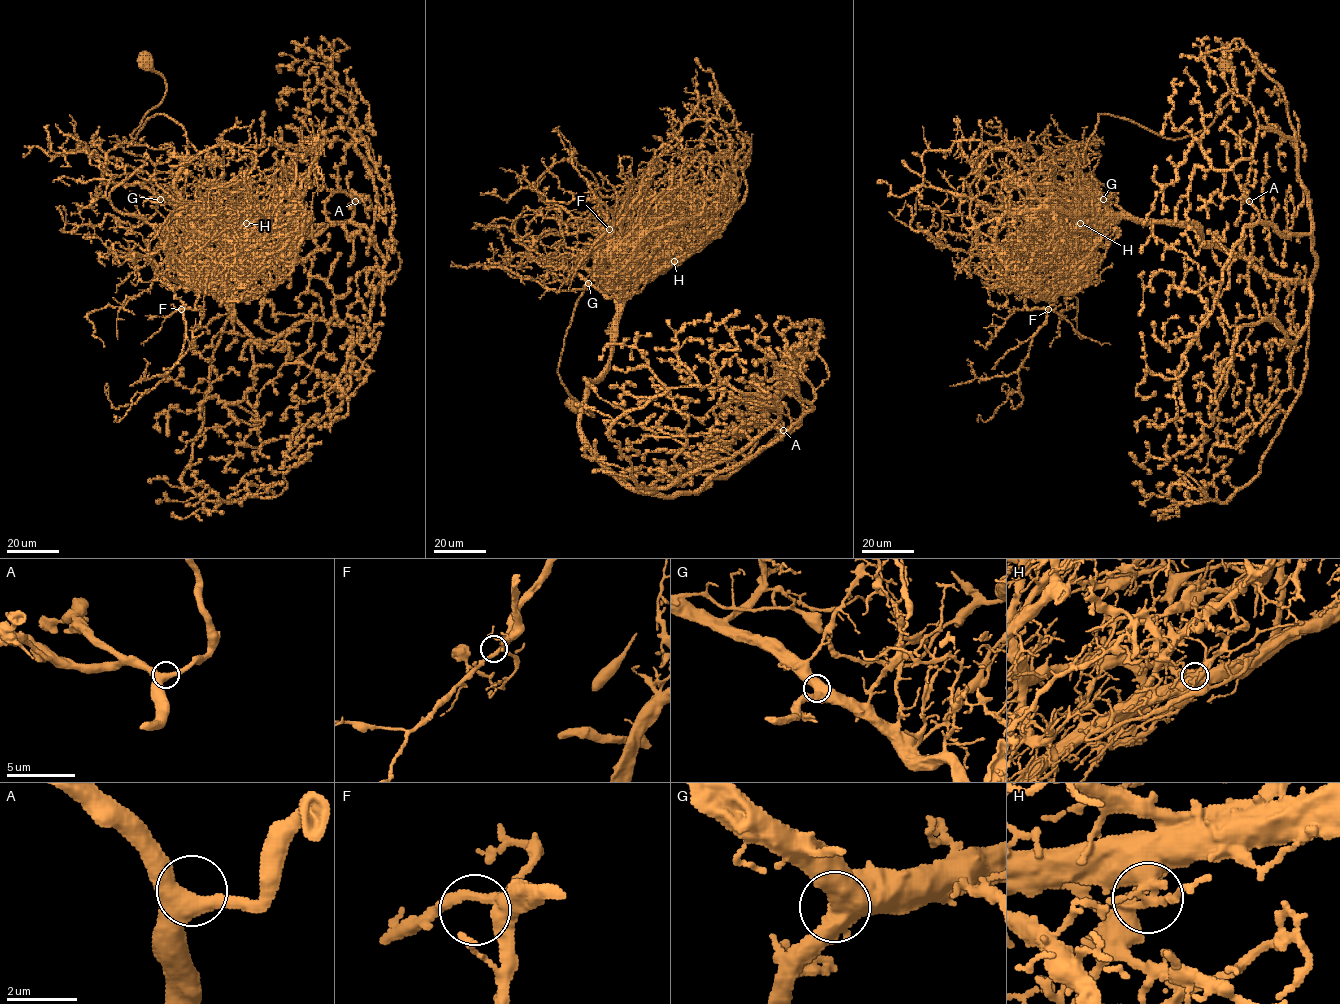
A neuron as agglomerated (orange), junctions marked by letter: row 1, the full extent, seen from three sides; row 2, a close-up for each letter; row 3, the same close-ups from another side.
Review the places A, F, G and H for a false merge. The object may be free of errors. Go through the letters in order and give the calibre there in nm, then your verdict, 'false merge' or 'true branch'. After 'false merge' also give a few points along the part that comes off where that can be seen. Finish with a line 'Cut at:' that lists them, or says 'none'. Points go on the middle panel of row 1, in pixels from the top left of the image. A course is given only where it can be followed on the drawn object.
A: calibre 440 nm; true branch
F: calibre 280 nm; true branch
G: calibre 480 nm; true branch
H: calibre 320 nm; false merge; course (674, 261), (634, 254), (623, 263), (629, 265), (586, 285), (558, 375), (593, 415), (568, 405)
Cut at: H

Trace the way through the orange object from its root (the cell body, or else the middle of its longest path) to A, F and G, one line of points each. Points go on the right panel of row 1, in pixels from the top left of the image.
A: (1226, 63), (1208, 126), (1099, 114), (1082, 174), (1308, 279), (1312, 238), (1249, 201)
F: (1226, 63), (1233, 98), (1194, 134), (1168, 139), (1098, 116), (1075, 251), (1060, 286), (1046, 286), (1048, 309)
G: (1226, 63), (1233, 98), (1194, 134), (1168, 139), (1098, 116), (1082, 174), (1112, 194), (1103, 199)

